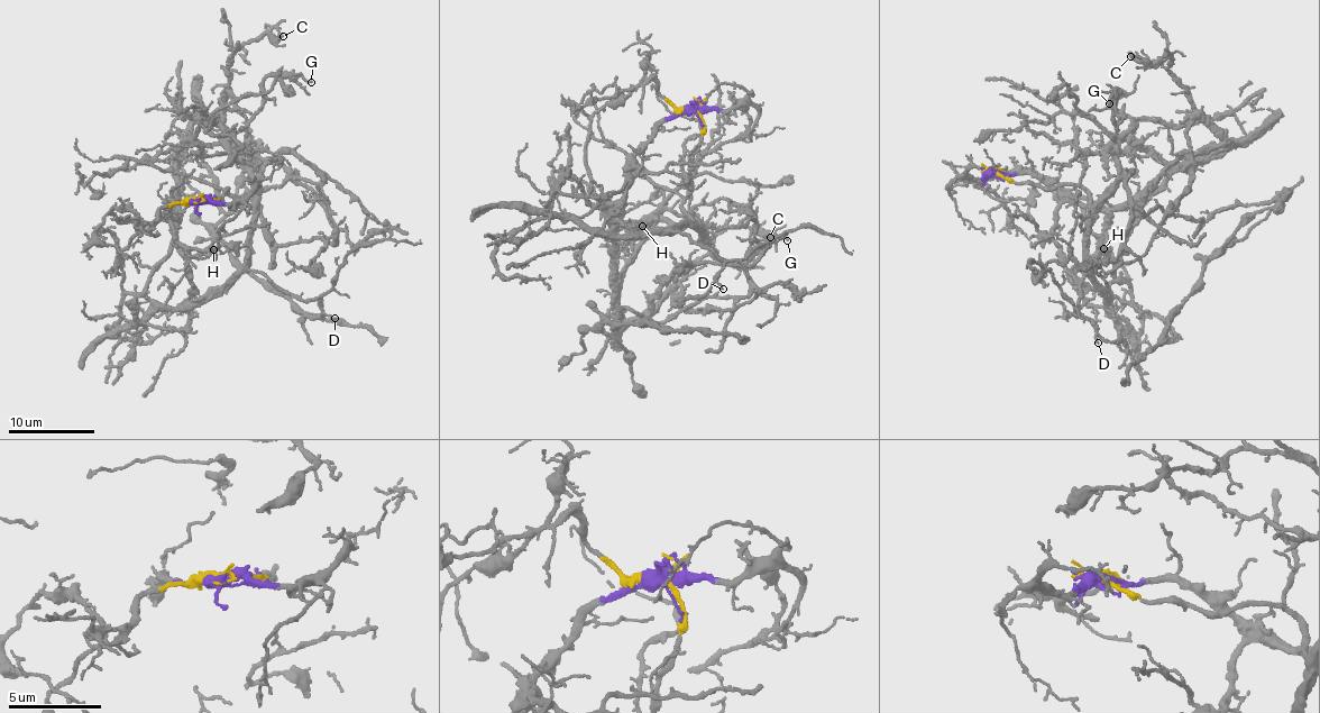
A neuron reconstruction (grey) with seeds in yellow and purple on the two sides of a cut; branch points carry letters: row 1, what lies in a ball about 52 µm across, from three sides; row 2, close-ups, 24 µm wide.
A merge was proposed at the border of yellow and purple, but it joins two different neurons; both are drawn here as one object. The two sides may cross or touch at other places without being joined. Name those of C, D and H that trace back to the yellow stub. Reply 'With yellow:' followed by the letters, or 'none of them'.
With yellow: D

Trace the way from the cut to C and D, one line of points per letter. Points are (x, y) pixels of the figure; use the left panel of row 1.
C: (196, 200), (166, 209), (182, 213), (177, 173), (191, 129), (216, 116), (236, 53), (283, 35)
D: (196, 198), (219, 200), (228, 188), (253, 211), (251, 268), (303, 301), (318, 296), (323, 311), (336, 317)

